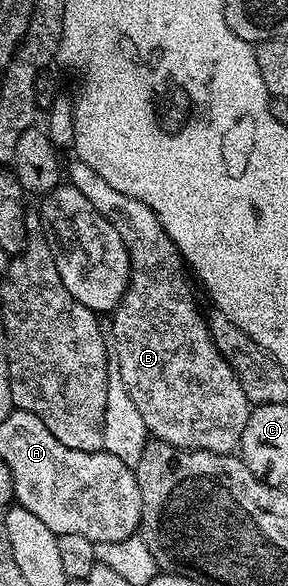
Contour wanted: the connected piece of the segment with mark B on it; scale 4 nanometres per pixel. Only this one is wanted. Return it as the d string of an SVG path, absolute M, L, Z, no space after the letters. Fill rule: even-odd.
M72 160L71 163L68 161L65 178L73 188L77 188L77 192L81 192L81 196L85 196L85 200L89 200L89 204L93 204L93 208L97 208L97 212L101 212L101 216L105 216L105 220L109 220L109 224L113 224L113 228L117 228L117 236L121 236L129 252L131 279L122 300L110 315L109 334L113 339L114 361L121 364L119 375L148 433L156 441L168 443L180 450L209 451L210 454L234 453L239 447L253 404L242 391L241 382L229 368L225 356L221 356L217 344L213 344L204 311L199 311L195 303L195 294L191 291L192 279L185 269L182 254L175 246L175 239L167 235L153 208L146 206L140 198L117 192L117 188L107 183L105 176L89 168L89 164L78 160Z

